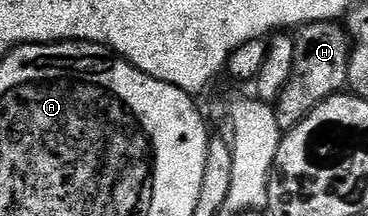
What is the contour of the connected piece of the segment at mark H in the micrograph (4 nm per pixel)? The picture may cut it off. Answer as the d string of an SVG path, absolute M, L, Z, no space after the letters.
M327 19L305 23L295 32L294 73L286 81L286 89L276 98L274 108L282 131L294 129L322 101L341 94L349 86L348 74L352 60L352 38L343 22Z

